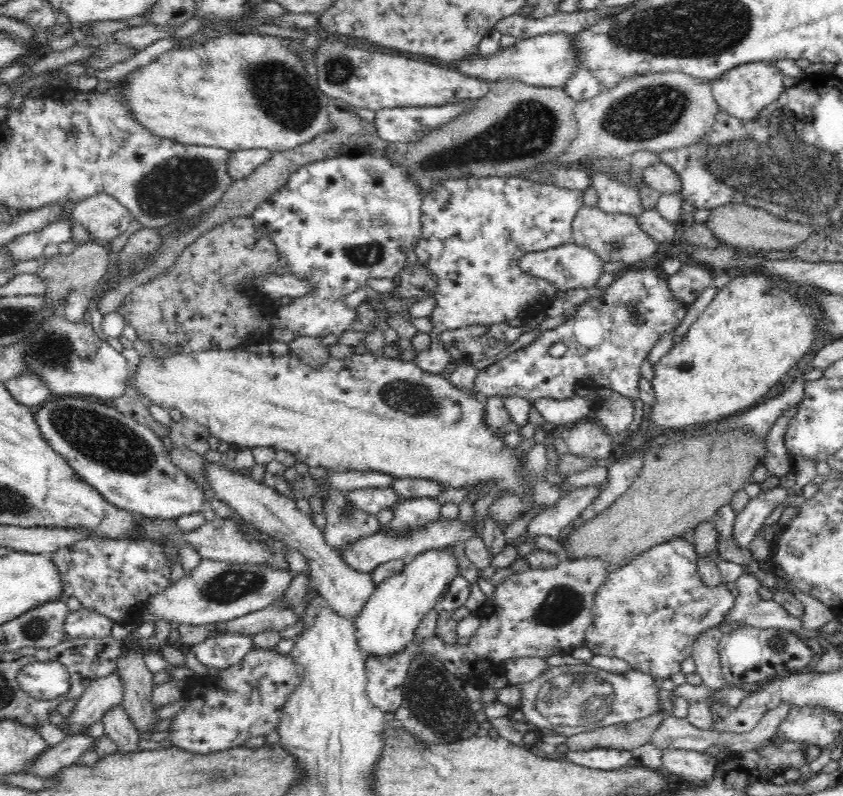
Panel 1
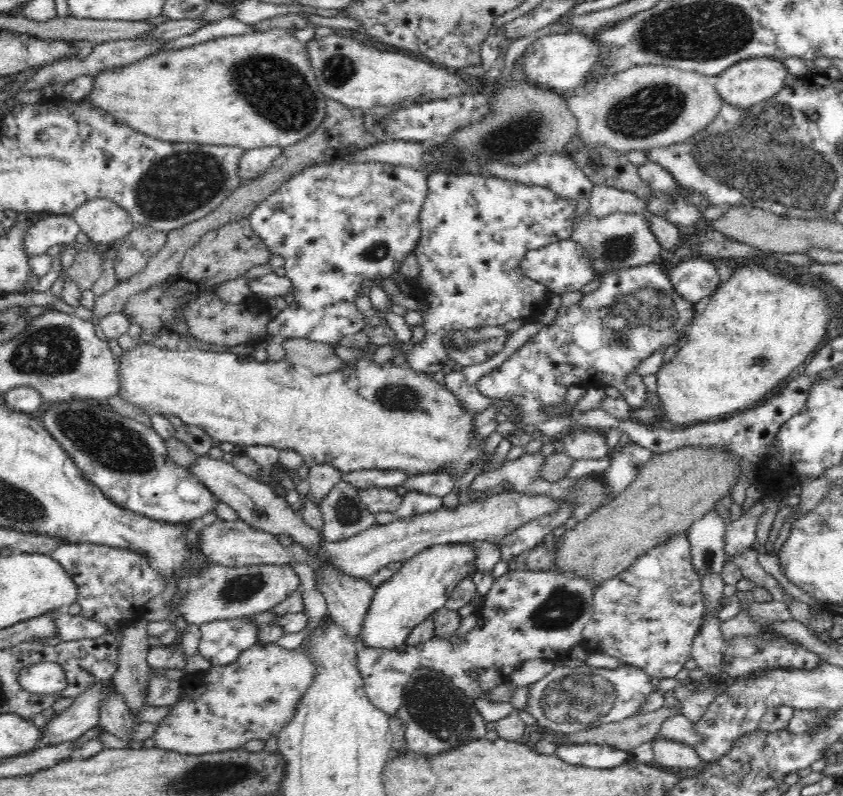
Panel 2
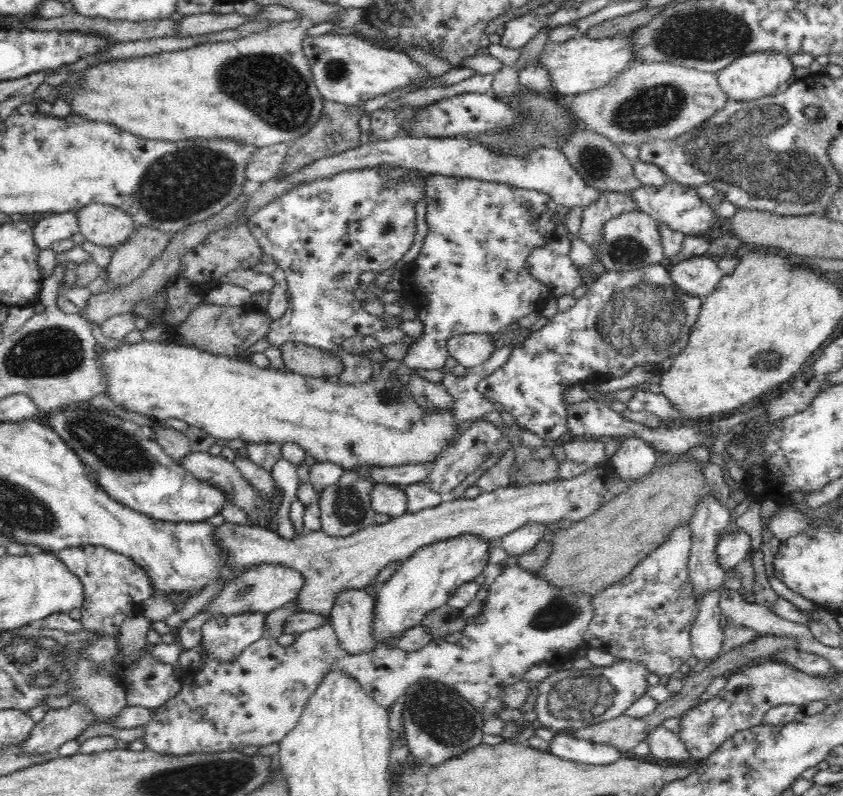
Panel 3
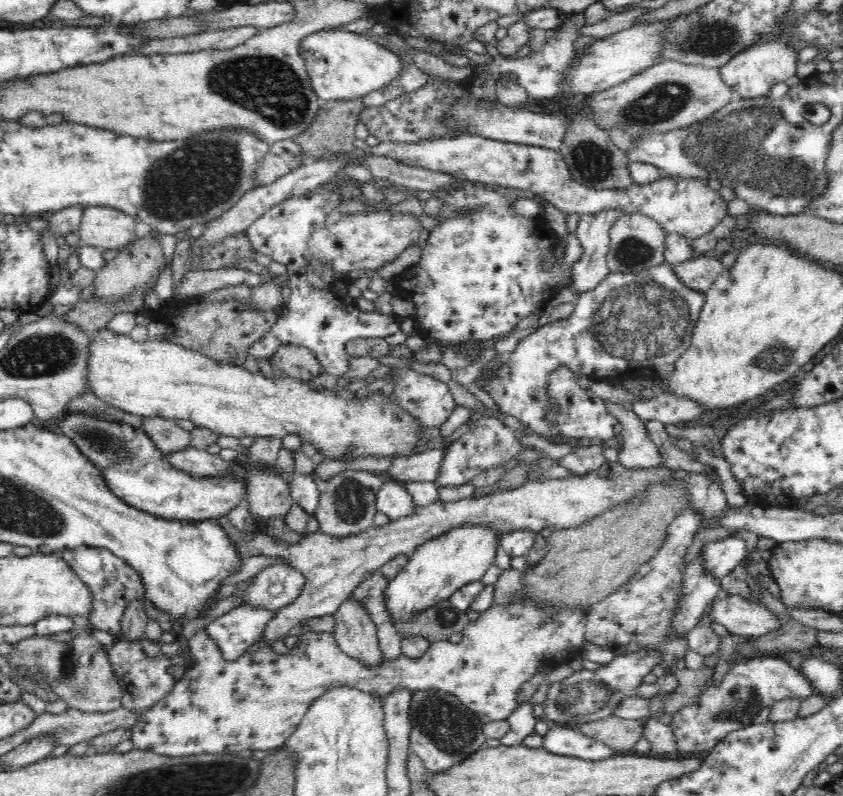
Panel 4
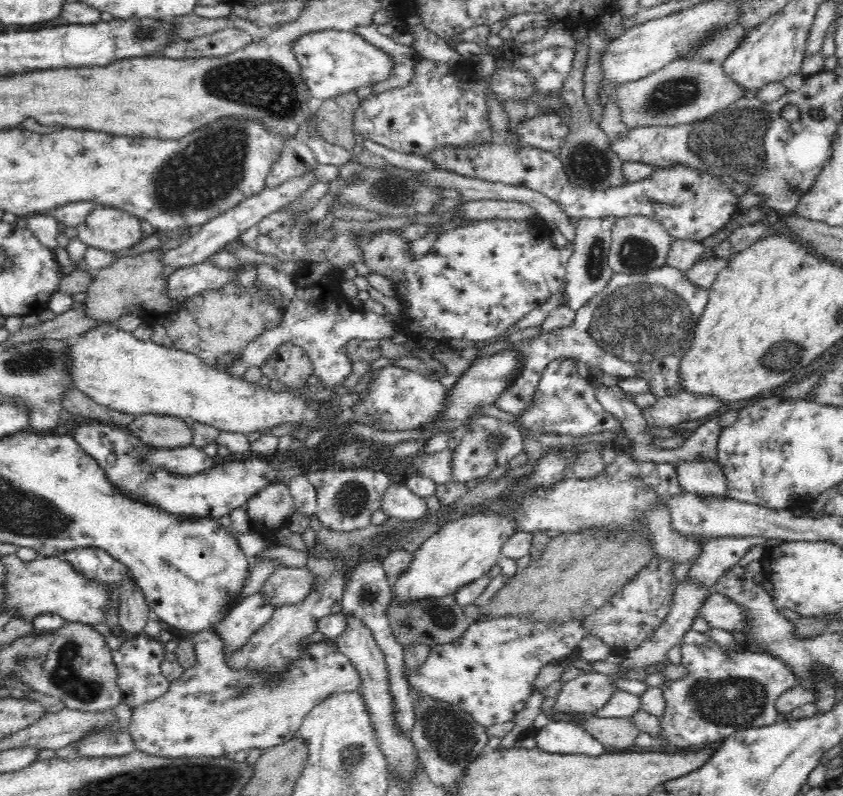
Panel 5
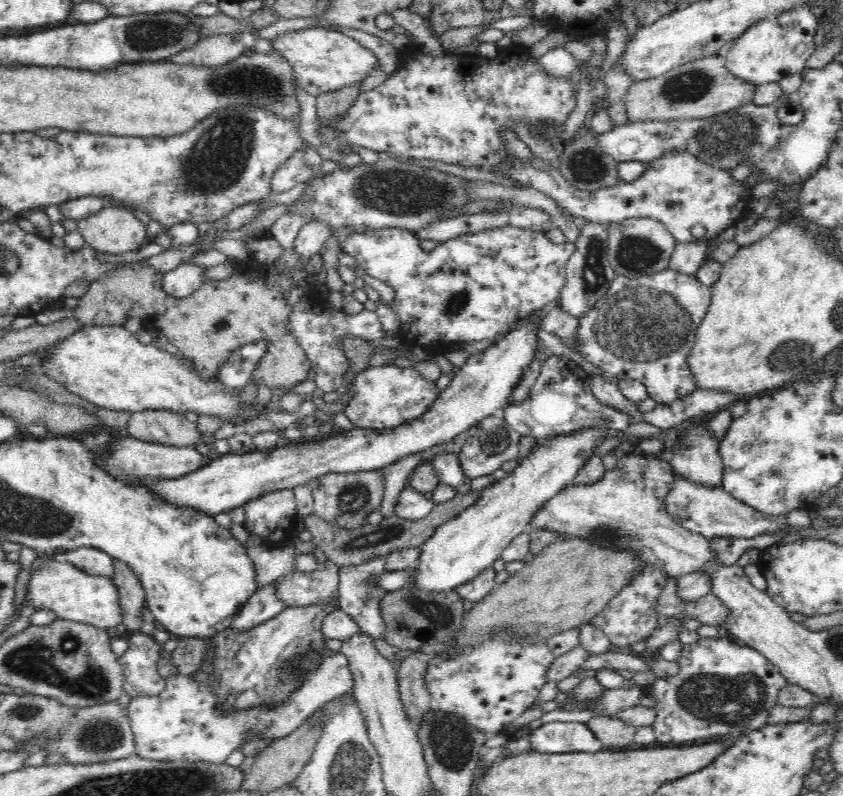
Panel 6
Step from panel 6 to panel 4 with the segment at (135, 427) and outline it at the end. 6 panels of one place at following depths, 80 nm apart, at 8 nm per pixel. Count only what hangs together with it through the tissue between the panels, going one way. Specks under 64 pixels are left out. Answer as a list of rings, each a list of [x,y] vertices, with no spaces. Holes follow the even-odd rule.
[[[162,417],[143,418],[140,425],[164,454],[178,452],[190,446],[190,431],[182,429],[172,419],[163,419]]]

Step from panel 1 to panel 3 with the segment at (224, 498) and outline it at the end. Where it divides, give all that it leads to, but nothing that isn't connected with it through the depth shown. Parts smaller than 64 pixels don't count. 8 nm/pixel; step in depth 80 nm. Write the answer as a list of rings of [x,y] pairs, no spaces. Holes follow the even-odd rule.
[[[190,451],[183,457],[178,463],[179,466],[184,467],[184,469],[191,472],[196,478],[224,490],[226,500],[242,507],[248,513],[252,524],[264,527],[267,521],[266,516],[269,516],[269,514],[276,515],[276,510],[272,511],[270,509],[270,502],[267,502],[255,488],[252,488],[252,485],[242,476],[242,473],[236,469],[236,466],[232,462],[228,462],[221,455],[215,456],[207,452]],[[352,588],[346,592],[340,592],[338,600],[332,606],[332,612],[329,616],[333,629],[339,638],[341,647],[351,655],[370,652],[376,647],[374,639],[374,602],[363,588]]]

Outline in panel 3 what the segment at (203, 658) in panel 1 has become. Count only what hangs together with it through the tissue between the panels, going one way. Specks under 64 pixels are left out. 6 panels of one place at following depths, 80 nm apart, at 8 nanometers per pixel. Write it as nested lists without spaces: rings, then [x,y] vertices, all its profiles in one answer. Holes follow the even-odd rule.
[[[262,612],[212,615],[202,626],[201,646],[213,660],[234,661],[250,644],[266,636],[264,620]]]

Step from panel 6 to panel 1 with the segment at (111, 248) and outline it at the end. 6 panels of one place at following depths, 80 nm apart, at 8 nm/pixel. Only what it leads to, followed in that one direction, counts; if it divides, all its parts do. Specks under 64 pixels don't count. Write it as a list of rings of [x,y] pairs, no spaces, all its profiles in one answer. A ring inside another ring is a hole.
[[[105,193],[96,194],[85,200],[78,201],[78,203],[74,204],[70,209],[69,217],[71,217],[73,222],[77,221],[88,230],[90,238],[94,242],[106,244],[114,240],[114,238],[118,238],[120,234],[126,233],[130,223],[135,220],[126,207],[116,201],[116,198]]]

